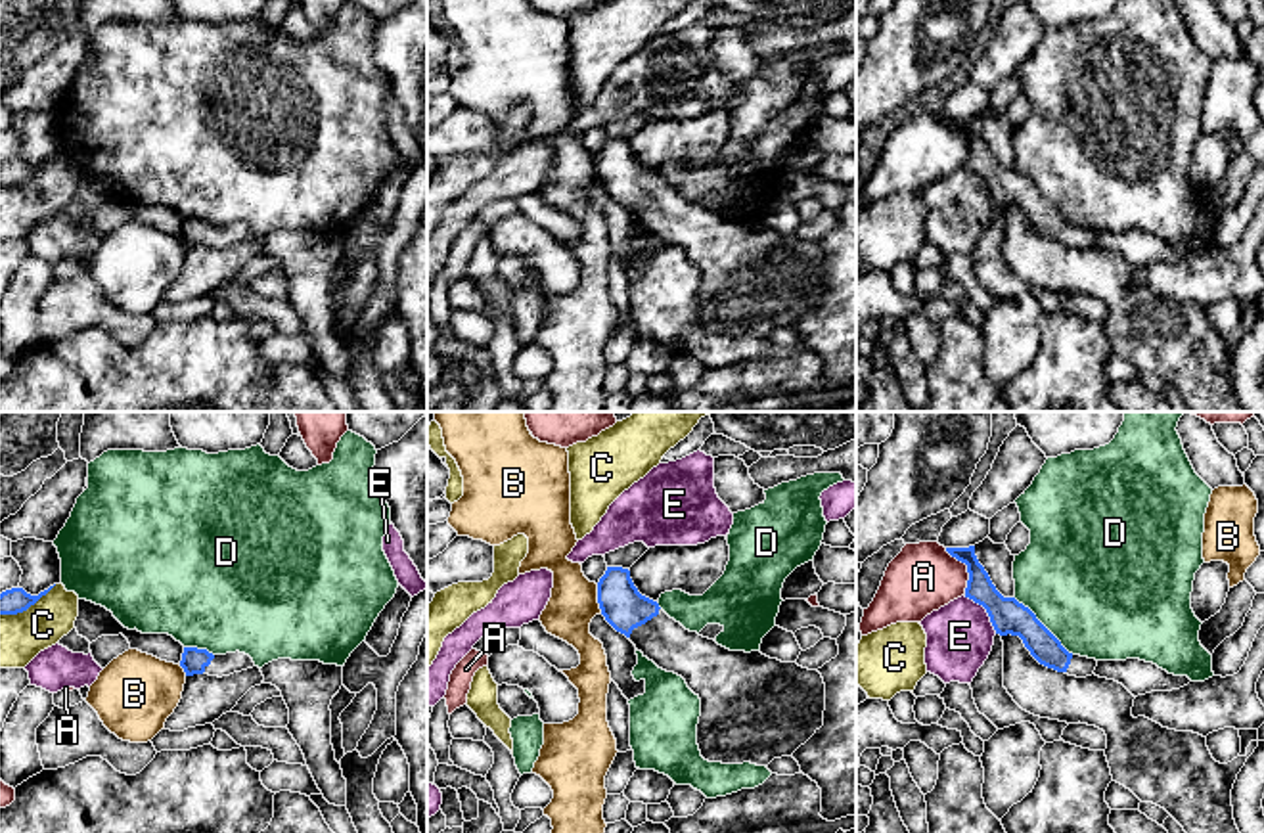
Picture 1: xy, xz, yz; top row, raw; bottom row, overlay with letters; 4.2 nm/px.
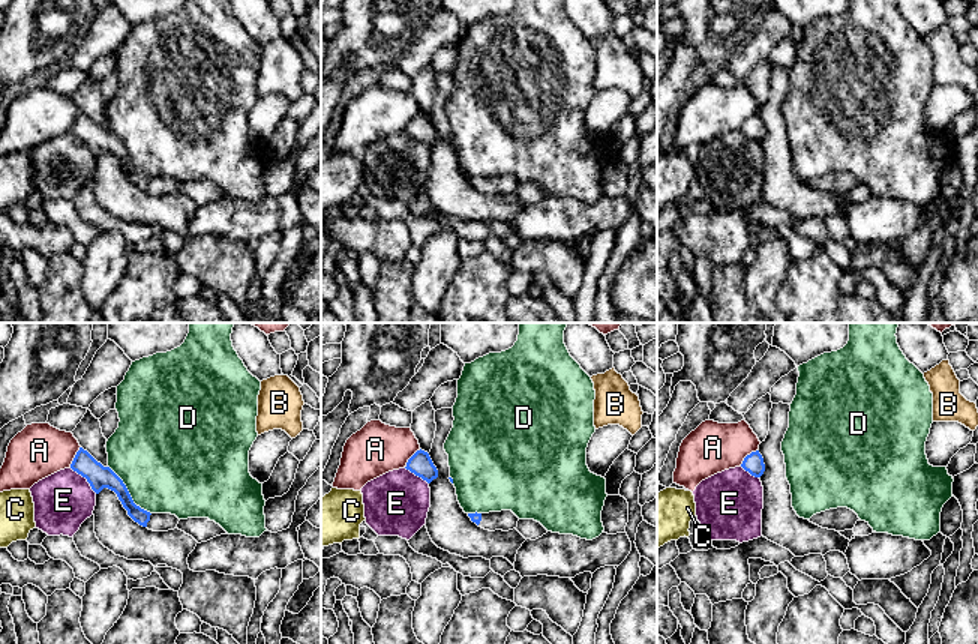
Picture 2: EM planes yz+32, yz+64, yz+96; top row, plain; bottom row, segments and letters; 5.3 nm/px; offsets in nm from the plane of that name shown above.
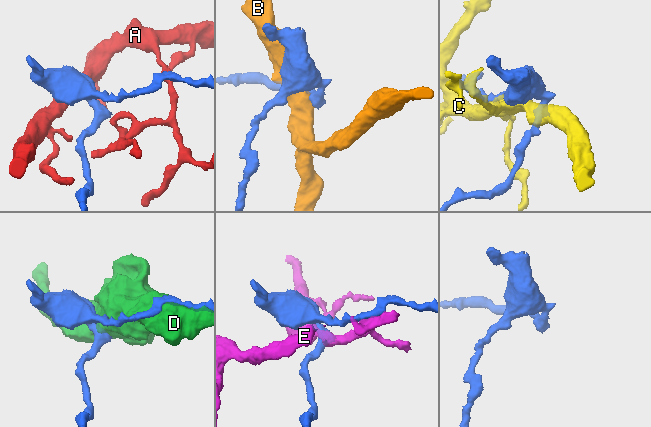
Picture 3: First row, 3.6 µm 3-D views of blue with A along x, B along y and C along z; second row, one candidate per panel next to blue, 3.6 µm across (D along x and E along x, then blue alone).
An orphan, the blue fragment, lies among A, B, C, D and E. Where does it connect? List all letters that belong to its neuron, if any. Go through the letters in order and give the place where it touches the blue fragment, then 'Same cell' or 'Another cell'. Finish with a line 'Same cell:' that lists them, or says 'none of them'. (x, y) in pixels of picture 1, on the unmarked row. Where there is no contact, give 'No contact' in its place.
A: Touches blue at yz (968, 140). Another cell
B: Touches blue at xz (598, 169). Another cell
C: Touches blue at xy (27, 179). Another cell
D: Touches blue at yz (1042, 196). Another cell
E: Touches blue at yz (987, 182). Another cell
Same cell: none of them

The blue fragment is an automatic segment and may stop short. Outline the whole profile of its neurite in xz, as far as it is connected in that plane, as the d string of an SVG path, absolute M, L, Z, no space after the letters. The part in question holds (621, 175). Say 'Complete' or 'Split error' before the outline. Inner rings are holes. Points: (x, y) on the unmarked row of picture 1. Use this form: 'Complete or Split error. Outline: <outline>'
Split error. Outline: M607 138L598 174L643 228L682 247L701 270L697 316L705 331L768 337L824 297L825 255L818 241L760 222L730 222L686 201L642 167L622 138Z

